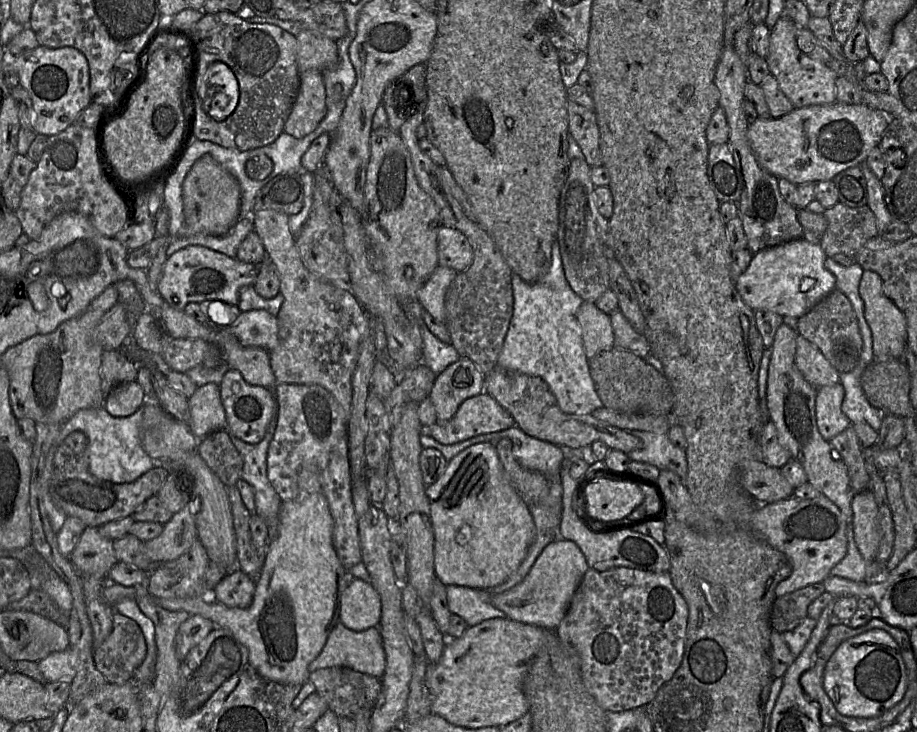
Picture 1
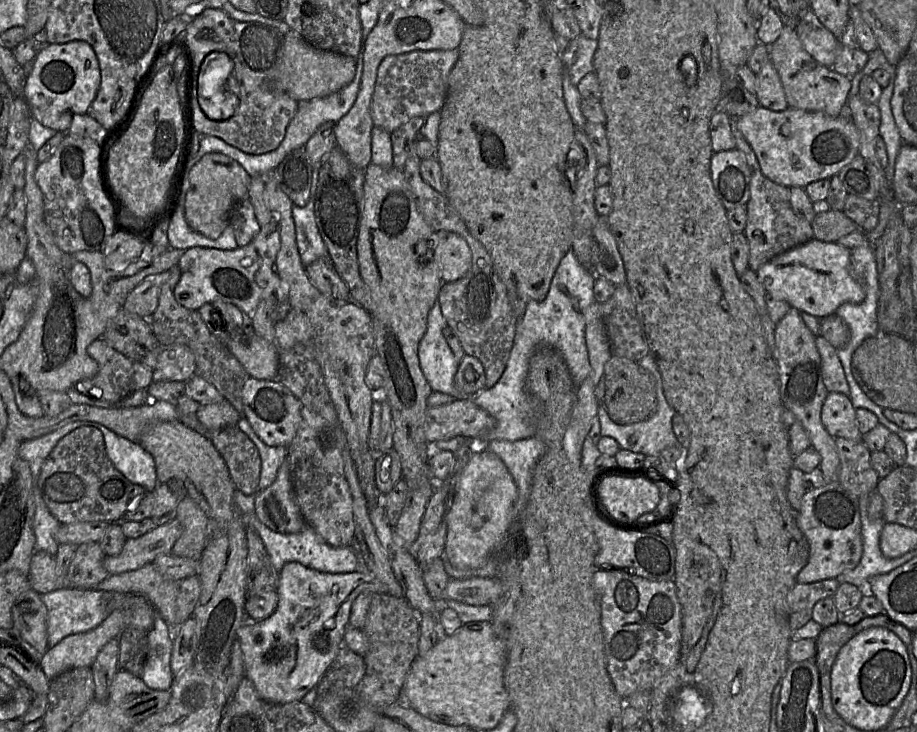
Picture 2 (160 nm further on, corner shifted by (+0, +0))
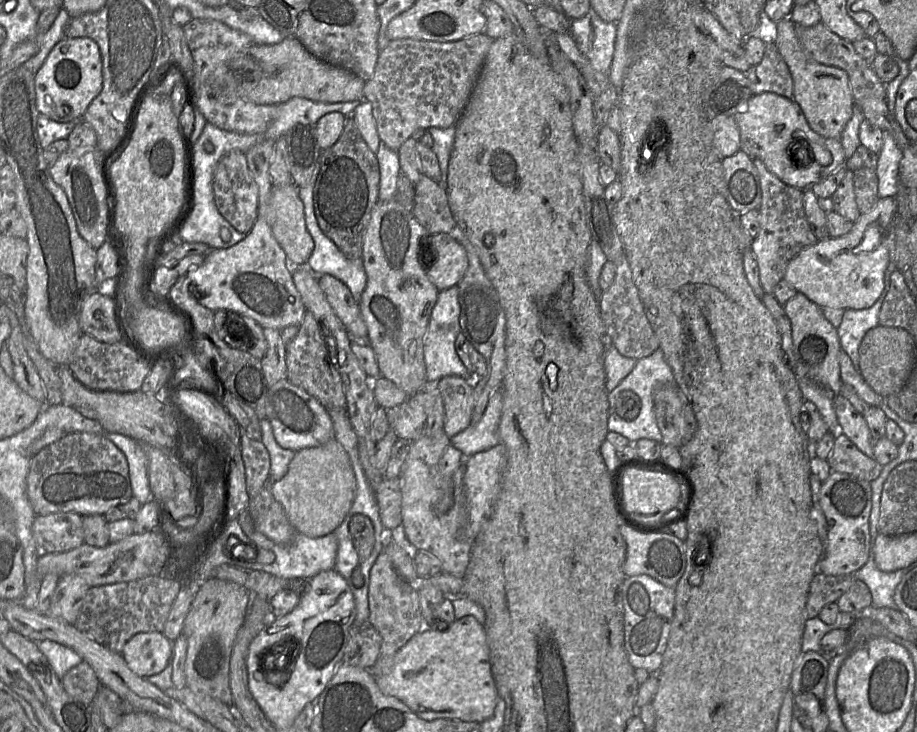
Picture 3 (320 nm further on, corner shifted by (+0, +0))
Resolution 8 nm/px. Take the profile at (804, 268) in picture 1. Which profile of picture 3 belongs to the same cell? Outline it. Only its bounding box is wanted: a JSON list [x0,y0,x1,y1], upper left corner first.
[783,197,896,308]

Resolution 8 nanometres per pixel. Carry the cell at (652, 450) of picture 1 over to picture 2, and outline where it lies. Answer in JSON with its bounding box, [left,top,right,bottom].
[597,353,679,456]

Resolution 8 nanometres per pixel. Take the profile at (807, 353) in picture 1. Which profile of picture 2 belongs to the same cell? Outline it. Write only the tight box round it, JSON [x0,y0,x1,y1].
[815,335,849,396]

